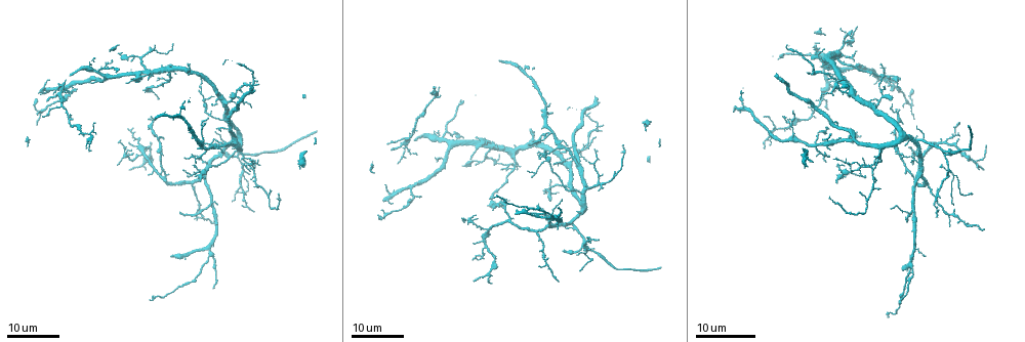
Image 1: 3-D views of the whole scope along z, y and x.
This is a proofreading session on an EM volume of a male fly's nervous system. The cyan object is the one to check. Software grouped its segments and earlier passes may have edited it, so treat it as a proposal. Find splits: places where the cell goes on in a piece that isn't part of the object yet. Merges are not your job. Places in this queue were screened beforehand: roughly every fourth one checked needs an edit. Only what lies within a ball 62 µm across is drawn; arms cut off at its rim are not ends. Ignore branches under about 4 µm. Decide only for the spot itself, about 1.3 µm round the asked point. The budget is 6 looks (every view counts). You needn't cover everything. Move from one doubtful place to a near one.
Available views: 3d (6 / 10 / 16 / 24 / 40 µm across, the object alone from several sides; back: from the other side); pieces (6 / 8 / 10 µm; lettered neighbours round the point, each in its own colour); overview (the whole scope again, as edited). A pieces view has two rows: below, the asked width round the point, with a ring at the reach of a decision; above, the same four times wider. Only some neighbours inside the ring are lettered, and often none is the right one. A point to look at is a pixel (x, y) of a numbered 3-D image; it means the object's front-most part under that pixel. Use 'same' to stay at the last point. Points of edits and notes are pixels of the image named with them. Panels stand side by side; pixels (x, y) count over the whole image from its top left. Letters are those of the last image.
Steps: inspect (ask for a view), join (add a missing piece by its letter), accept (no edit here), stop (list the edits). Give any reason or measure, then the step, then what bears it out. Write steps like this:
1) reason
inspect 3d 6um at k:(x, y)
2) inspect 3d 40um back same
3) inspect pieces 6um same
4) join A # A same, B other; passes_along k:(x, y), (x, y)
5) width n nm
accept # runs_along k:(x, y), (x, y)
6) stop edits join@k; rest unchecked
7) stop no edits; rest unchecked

free end
inspect 3d 16um at 1:(171, 257)

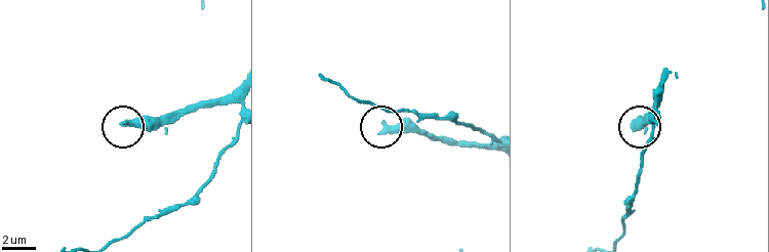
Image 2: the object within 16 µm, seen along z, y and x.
inspect pieces 10um at 2:(384, 123)

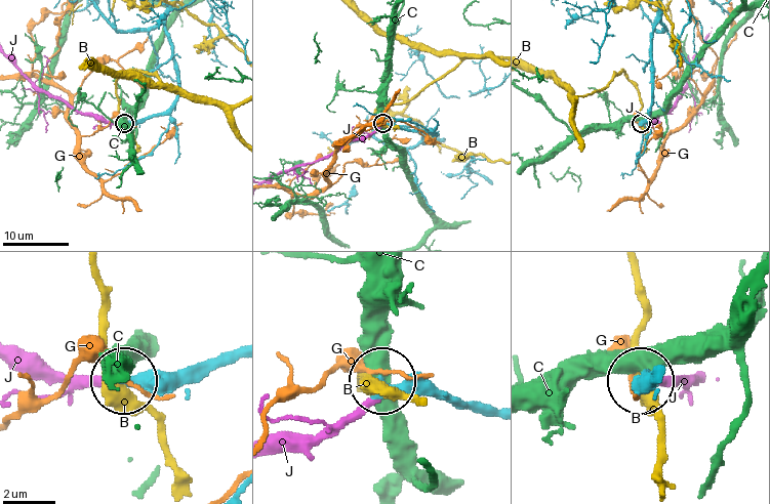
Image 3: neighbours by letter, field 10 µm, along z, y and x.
join J # B other, C other, G other, J same; it goes on there

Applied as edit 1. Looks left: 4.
end of a long branch
inspect 3d 16um at 1:(493, 198)

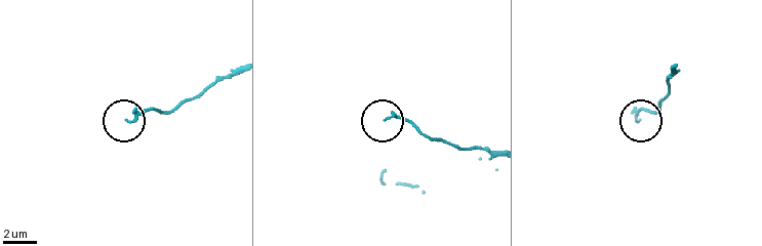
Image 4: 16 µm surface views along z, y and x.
what lies round it
inspect pieces 8um at 4:(385, 117)

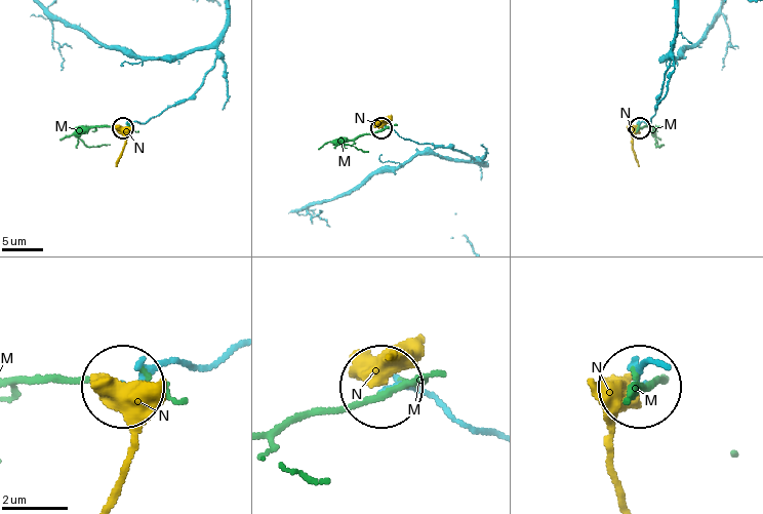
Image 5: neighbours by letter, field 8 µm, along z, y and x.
width 130 nm
accept # M other, N other; none of them fits

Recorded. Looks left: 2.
thin end
inspect 3d 16um at 1:(983, 170)

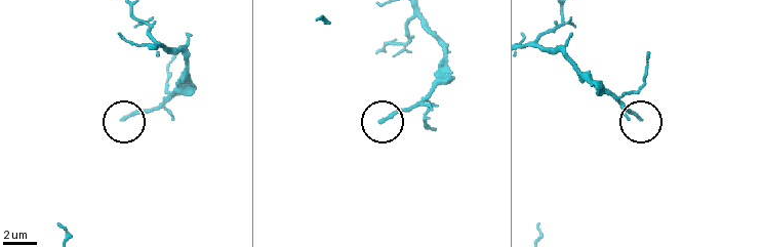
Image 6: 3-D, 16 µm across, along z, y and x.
inspect pieces 10um at 6:(124, 119)

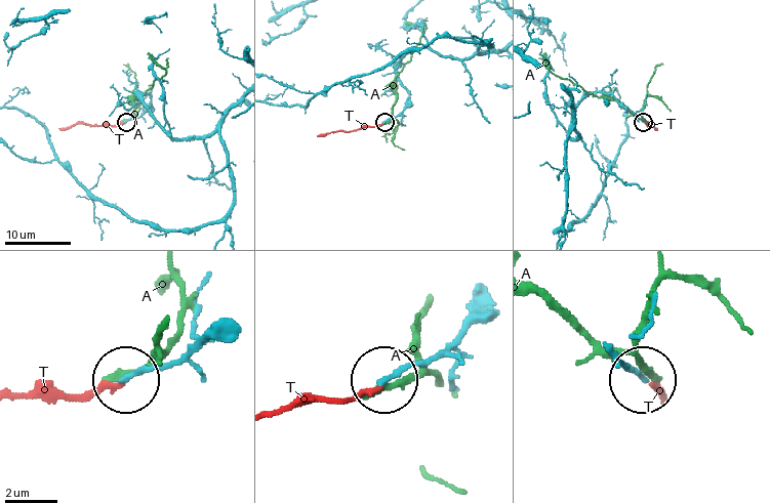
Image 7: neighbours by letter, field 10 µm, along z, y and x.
accept # A other, T other; runs_along 7:(480, 308), (457, 335), (387, 379); none of them fits

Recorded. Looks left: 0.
stop edits join@3; rest unchecked

